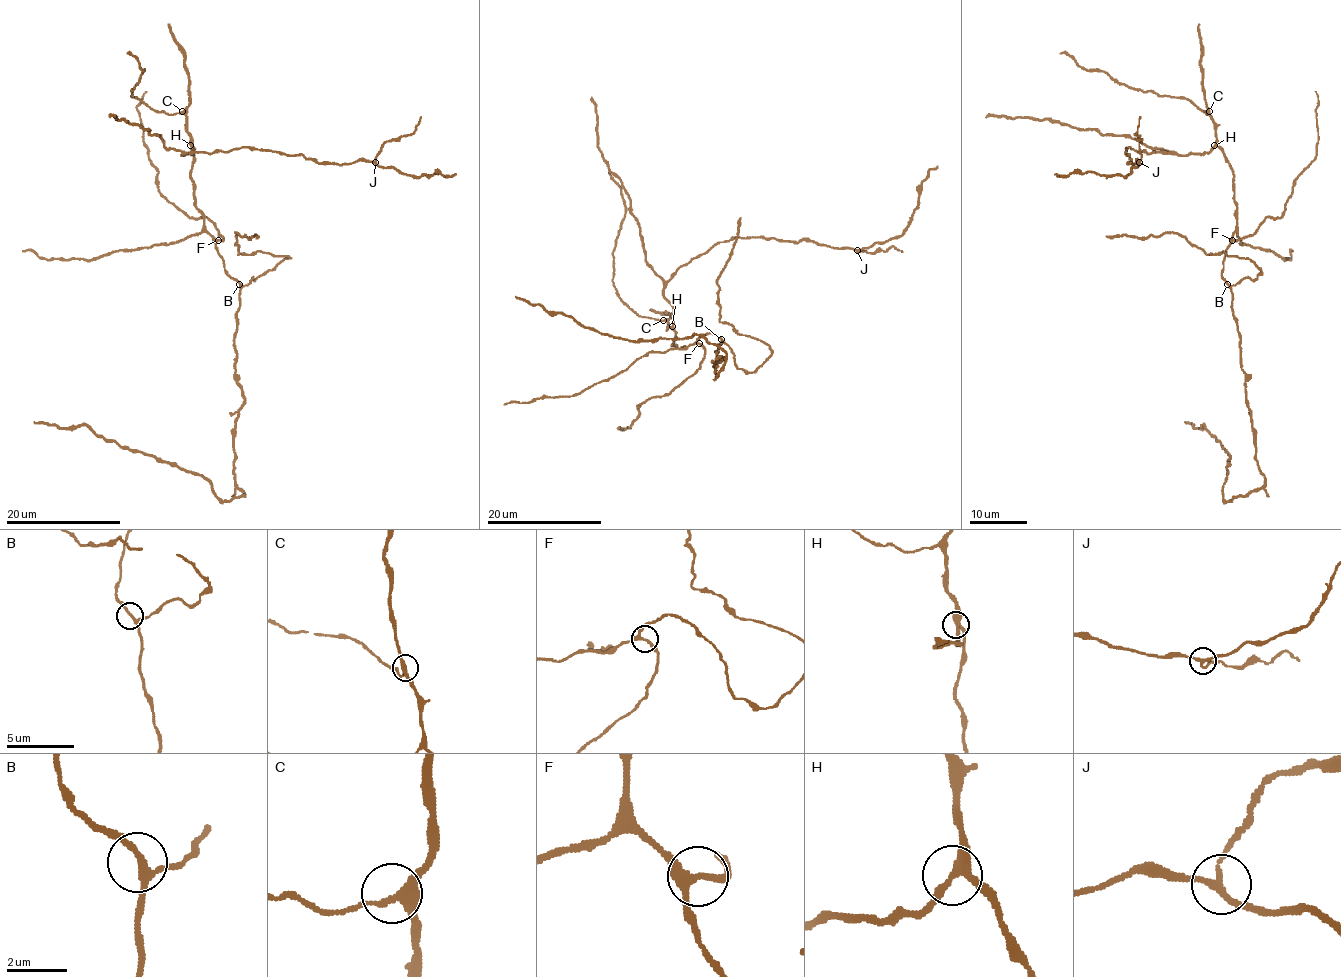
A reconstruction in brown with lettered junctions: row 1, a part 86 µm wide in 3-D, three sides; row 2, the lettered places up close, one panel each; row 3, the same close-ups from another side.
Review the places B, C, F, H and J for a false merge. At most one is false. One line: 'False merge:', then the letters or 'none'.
False merge: J

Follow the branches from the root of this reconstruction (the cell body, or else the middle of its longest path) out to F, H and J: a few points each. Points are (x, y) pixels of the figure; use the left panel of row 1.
F: (222, 257), (216, 247), (218, 240)
H: (222, 257), (205, 227), (205, 216), (196, 207), (195, 184), (190, 175), (193, 160), (190, 145)
J: (222, 257), (196, 207), (192, 145), (192, 154), (182, 155), (250, 147), (318, 162), (375, 162)

